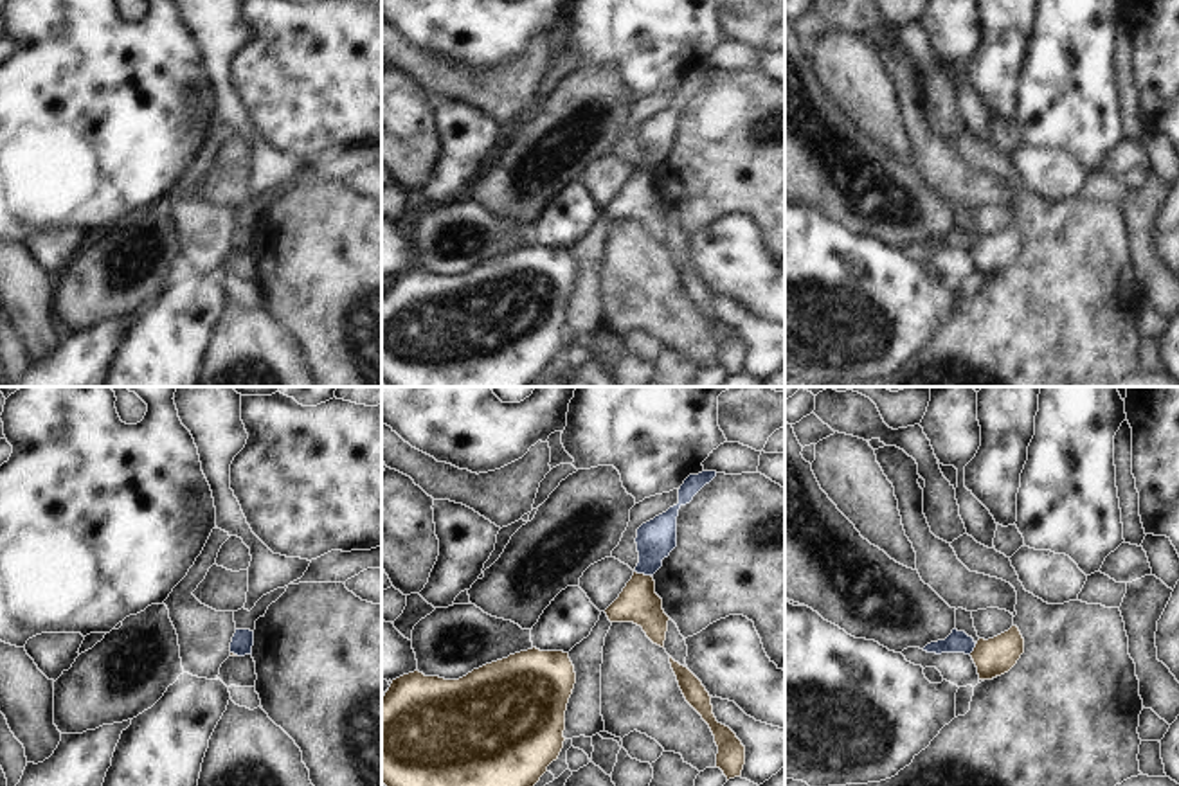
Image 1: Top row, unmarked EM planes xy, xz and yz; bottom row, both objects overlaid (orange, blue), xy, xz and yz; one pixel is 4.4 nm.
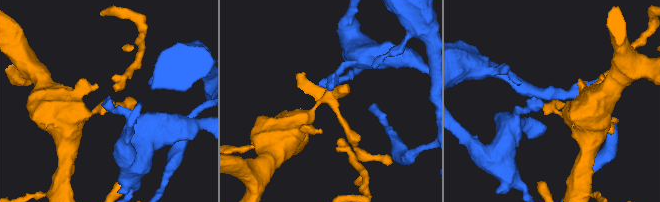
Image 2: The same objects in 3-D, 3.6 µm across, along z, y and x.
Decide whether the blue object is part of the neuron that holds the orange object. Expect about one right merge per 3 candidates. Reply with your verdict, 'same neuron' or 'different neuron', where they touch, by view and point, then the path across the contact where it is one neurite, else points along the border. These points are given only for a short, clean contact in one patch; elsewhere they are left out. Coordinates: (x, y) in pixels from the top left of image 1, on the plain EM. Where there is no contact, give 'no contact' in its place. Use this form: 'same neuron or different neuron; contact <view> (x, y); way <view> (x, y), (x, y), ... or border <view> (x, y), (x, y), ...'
different neuron; contact xz (643, 171)

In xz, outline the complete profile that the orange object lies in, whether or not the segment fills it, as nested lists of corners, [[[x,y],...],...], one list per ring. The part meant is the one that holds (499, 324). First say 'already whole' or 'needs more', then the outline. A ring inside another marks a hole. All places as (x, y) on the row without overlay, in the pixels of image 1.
already whole; [[[536,245],[459,277],[419,268],[392,277],[382,295],[382,380],[389,387],[531,387],[563,345],[574,281],[569,250]]]

